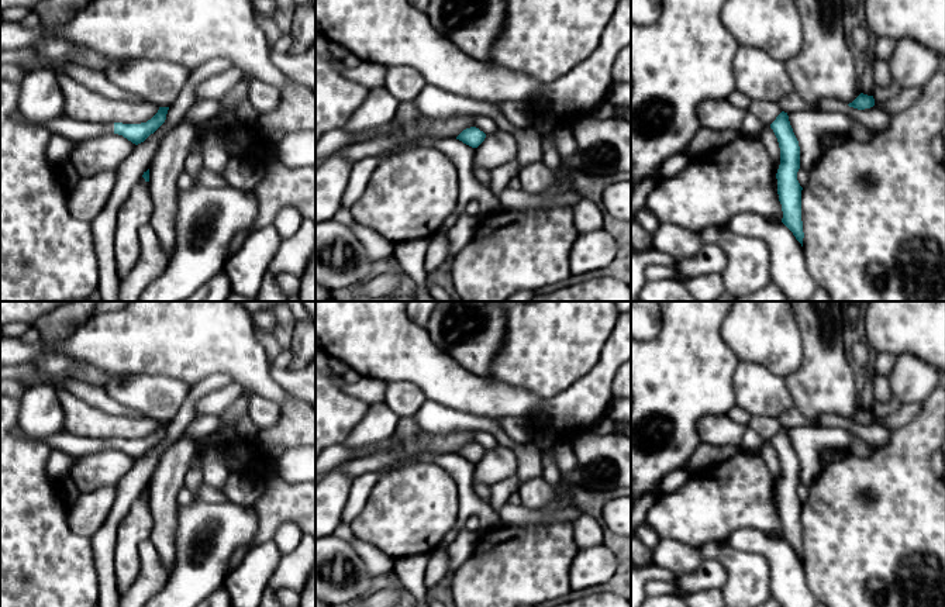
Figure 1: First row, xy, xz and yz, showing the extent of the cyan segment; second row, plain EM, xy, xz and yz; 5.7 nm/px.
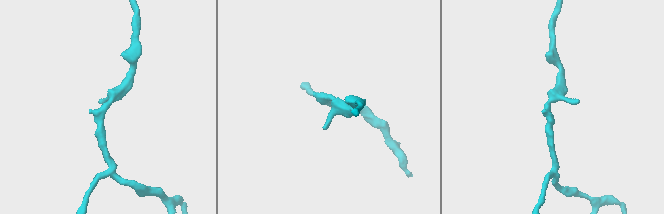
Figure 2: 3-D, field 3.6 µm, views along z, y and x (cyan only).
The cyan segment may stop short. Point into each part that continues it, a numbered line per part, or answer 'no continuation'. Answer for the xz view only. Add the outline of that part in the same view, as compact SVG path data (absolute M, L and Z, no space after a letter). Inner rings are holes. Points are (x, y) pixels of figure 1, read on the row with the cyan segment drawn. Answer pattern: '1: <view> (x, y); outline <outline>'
no continuation

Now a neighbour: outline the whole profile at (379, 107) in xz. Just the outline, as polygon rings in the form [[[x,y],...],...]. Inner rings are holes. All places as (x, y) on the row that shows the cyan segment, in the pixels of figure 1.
[[[373,87],[369,90],[366,100],[356,108],[345,124],[342,131],[346,134],[359,134],[396,117],[399,100],[384,87]]]

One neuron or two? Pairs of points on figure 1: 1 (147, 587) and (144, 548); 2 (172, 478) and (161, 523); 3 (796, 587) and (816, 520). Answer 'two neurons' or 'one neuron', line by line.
1: one neuron
2: one neuron
3: two neurons

